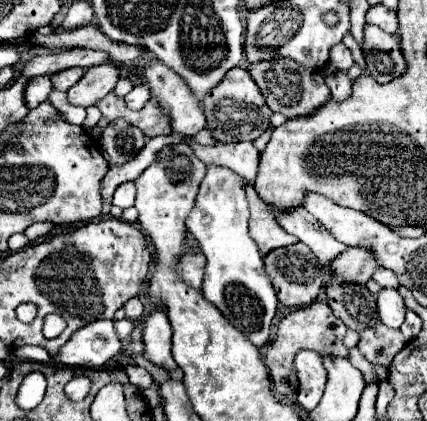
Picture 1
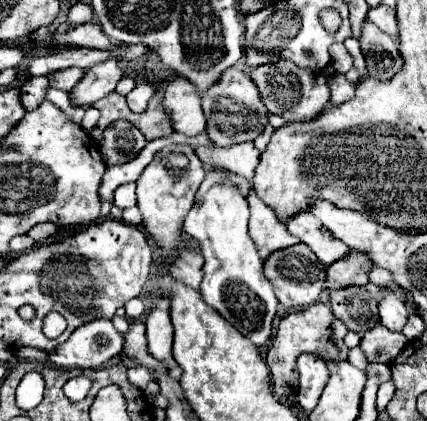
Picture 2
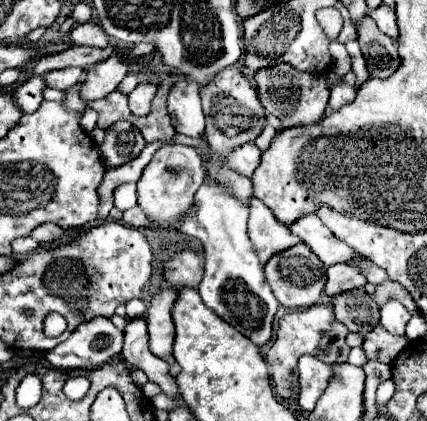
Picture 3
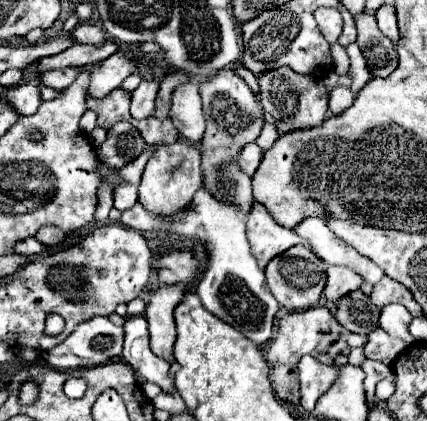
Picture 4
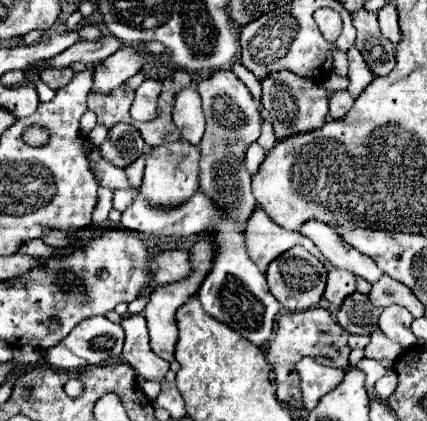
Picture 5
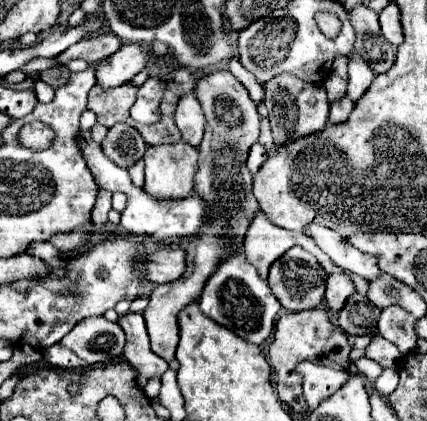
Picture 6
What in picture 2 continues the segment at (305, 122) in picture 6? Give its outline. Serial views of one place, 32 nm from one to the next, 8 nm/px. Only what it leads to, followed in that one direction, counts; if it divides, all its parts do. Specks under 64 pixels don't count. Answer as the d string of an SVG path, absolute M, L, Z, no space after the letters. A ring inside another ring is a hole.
M278 60L274 64L256 66L252 68L250 78L256 82L268 112L280 114L286 122L312 120L326 108L330 100L330 88L326 84L326 76L322 72L308 72L308 68L298 68L290 60Z

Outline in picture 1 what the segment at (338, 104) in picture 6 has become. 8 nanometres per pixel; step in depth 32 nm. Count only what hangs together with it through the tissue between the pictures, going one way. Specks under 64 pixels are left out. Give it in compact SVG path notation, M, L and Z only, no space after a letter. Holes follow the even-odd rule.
M336 70L334 74L326 76L326 84L332 90L332 98L334 100L346 100L350 96L350 78L348 78L348 70Z

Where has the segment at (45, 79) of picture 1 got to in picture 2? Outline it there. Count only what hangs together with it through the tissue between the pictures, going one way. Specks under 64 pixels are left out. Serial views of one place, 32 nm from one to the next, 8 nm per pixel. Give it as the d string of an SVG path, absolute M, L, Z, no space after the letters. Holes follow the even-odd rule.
M38 76L38 78L28 78L28 82L22 84L22 104L26 110L34 110L38 108L38 104L46 98L46 92L48 92L50 84L48 84L48 78L46 76Z

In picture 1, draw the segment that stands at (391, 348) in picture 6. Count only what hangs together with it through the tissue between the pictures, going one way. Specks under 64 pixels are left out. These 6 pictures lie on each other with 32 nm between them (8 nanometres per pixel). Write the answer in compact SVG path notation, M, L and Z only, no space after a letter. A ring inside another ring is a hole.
M376 322L372 328L366 328L360 334L358 350L366 356L366 360L374 366L388 366L396 352L400 352L406 344L406 338L400 330L388 328L382 322Z

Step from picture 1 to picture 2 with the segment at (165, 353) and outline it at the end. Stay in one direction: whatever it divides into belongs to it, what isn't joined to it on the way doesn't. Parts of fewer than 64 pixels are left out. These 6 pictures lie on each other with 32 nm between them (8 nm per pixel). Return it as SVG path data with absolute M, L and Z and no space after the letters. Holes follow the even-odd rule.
M156 298L154 308L146 318L146 340L148 352L166 368L176 366L172 358L172 334L174 328L168 316L168 298Z

